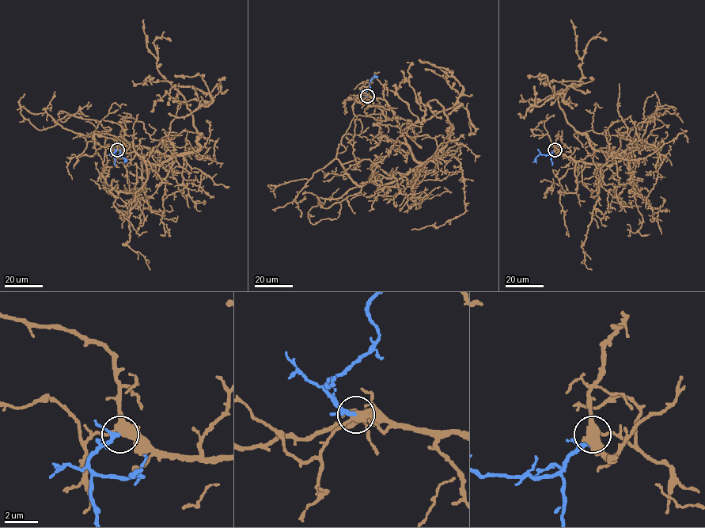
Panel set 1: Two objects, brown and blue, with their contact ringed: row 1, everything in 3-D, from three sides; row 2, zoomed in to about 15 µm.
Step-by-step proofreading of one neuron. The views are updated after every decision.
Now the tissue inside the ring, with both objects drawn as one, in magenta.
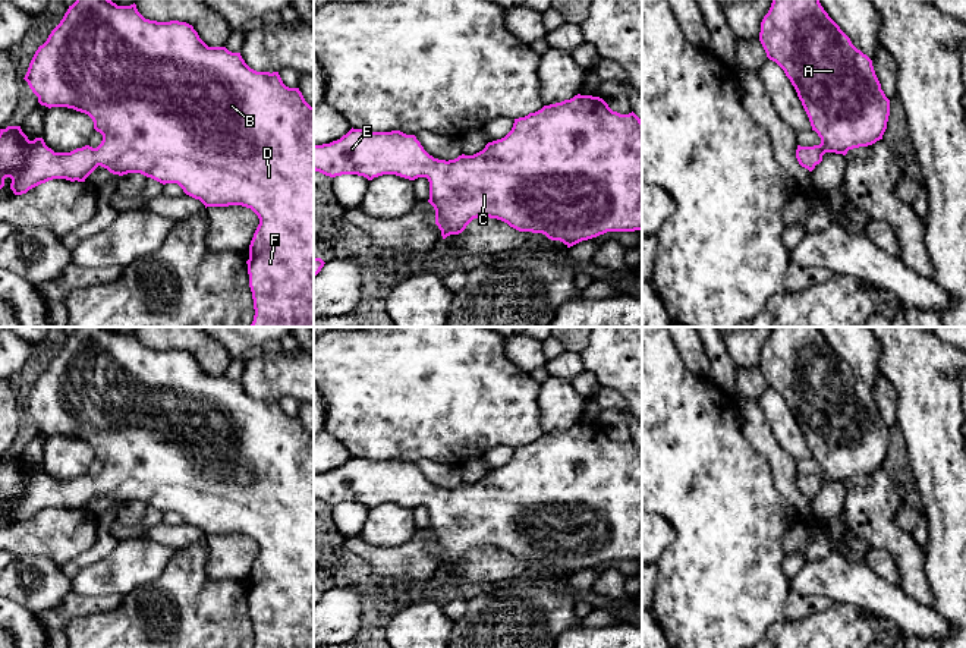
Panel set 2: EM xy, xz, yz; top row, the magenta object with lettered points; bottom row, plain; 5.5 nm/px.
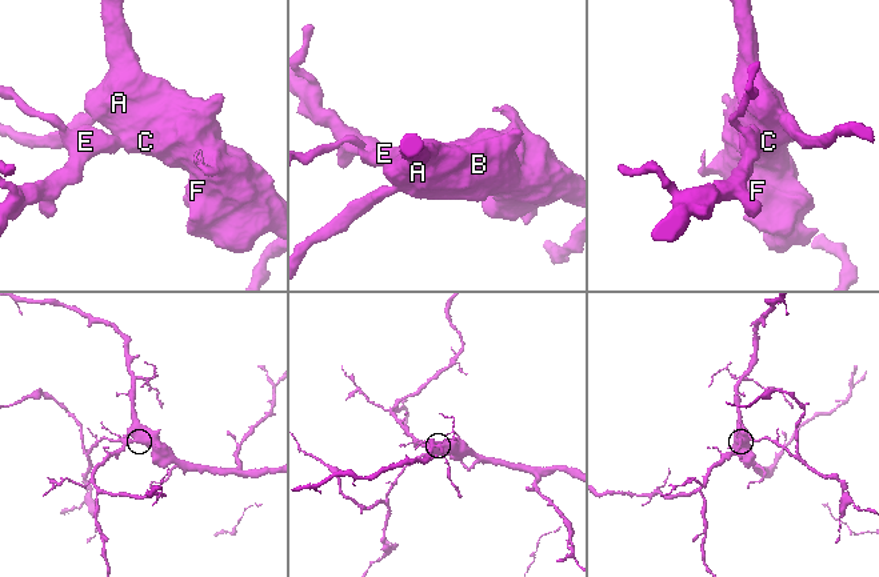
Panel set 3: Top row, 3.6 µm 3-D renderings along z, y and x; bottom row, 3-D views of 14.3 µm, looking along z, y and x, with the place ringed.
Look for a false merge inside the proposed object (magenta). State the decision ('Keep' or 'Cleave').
Keep

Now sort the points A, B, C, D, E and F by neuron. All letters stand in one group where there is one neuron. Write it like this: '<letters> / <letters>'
A B C D E F

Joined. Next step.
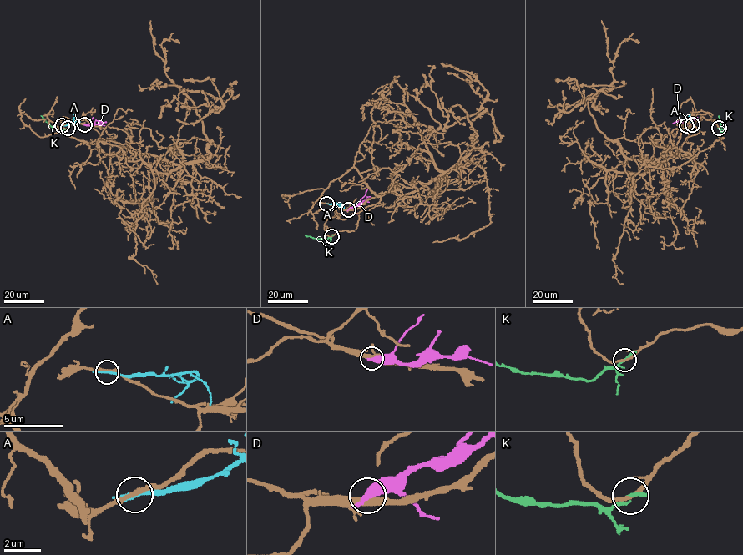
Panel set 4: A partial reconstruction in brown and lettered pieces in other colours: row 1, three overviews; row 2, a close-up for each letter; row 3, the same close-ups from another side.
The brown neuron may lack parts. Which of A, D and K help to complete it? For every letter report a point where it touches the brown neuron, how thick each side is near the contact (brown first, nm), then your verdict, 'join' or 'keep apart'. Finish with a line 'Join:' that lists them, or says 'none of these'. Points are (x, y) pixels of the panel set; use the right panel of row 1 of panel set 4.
A: contact (686, 125); calibres 240 and 280 nm; keep apart
D: contact (692, 124); calibres 320 and 500 nm; keep apart
K: contact (719, 128); calibres 190 and 200 nm; keep apart
Join: none of these

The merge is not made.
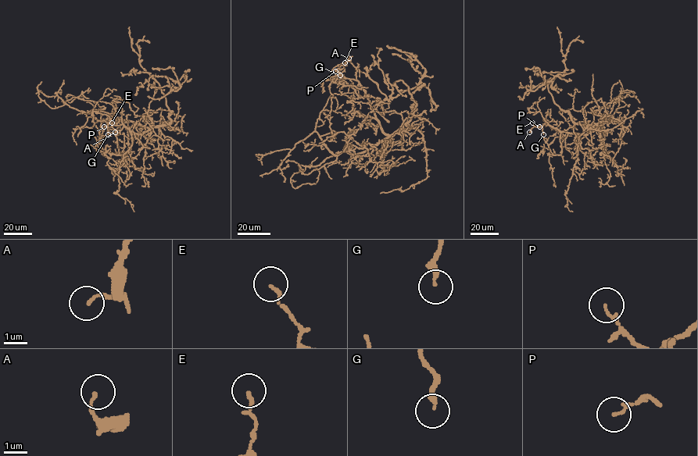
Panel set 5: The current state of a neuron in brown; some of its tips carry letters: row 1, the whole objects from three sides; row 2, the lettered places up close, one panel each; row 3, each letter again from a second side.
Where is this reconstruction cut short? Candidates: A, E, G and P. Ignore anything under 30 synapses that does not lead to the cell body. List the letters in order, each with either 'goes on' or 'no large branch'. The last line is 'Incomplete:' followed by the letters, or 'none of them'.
A: no large branch
E: no large branch
G: no large branch
P: no large branch
Incomplete: none of them

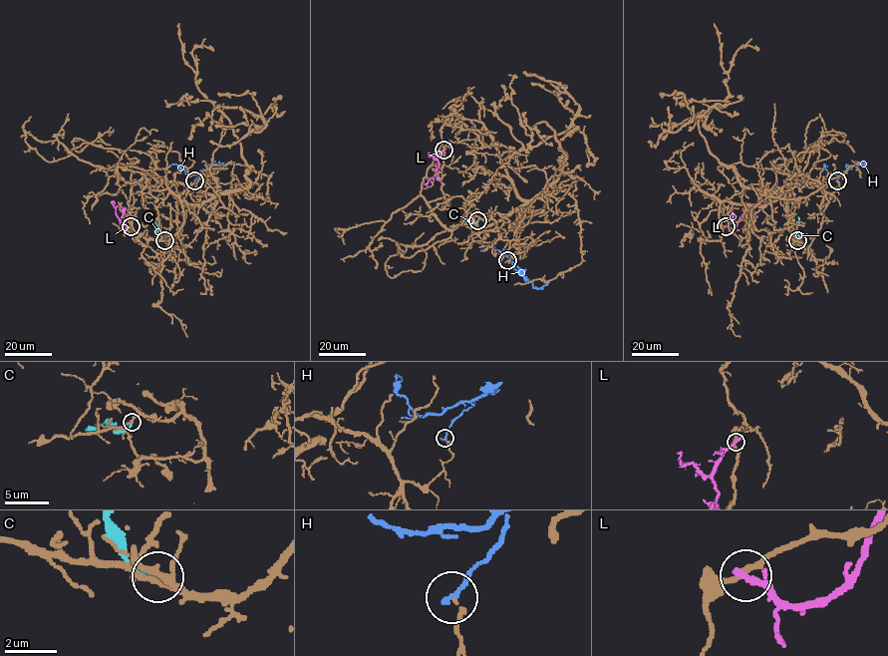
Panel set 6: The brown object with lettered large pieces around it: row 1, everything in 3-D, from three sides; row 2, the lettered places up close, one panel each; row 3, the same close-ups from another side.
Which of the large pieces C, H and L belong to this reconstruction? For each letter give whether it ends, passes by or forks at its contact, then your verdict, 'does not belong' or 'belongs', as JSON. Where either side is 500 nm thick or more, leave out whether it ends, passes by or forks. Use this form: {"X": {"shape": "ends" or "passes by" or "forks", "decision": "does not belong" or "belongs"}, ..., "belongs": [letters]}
{"C": {"shape": "ends", "decision": "does not belong"}, "H": {"shape": "ends", "decision": "does not belong"}, "L": {"shape": "ends", "decision": "does not belong"}, "belongs": []}

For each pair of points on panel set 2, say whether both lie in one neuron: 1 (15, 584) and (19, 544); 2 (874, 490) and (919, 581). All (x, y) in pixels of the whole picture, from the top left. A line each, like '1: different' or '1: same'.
1: different
2: same

